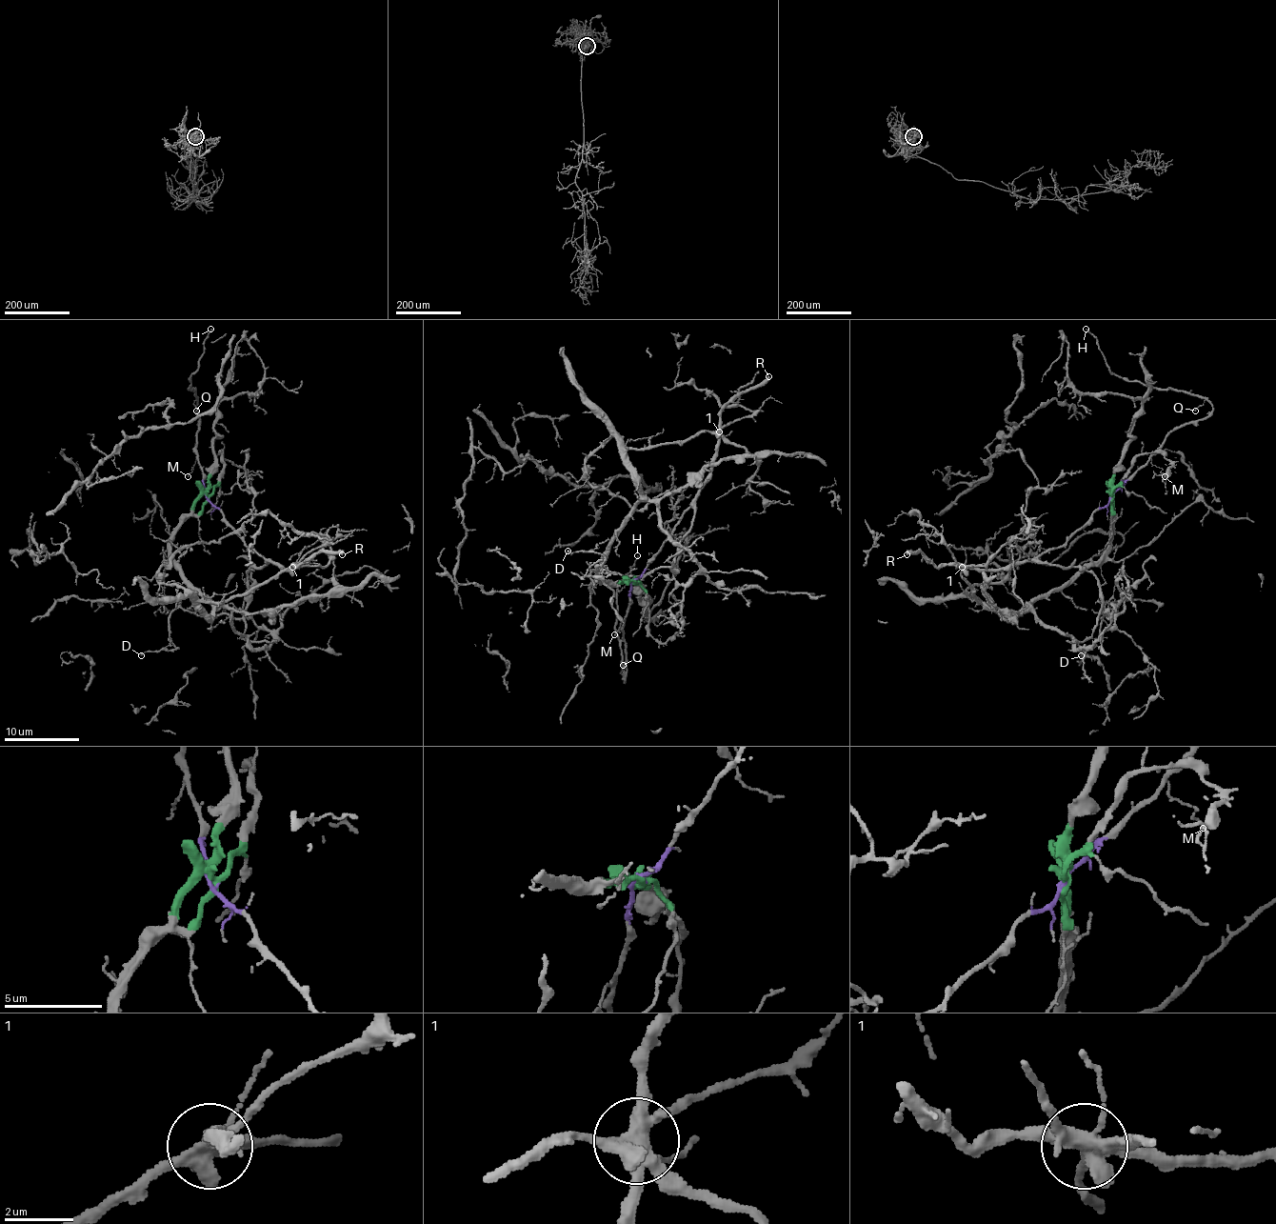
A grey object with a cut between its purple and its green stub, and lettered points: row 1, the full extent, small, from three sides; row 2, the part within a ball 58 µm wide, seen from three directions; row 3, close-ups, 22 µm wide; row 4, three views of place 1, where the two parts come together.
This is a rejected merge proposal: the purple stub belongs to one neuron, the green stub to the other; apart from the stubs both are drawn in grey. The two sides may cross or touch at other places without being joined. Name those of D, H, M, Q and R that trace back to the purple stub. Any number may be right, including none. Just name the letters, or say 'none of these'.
D, H, M, Q, R

